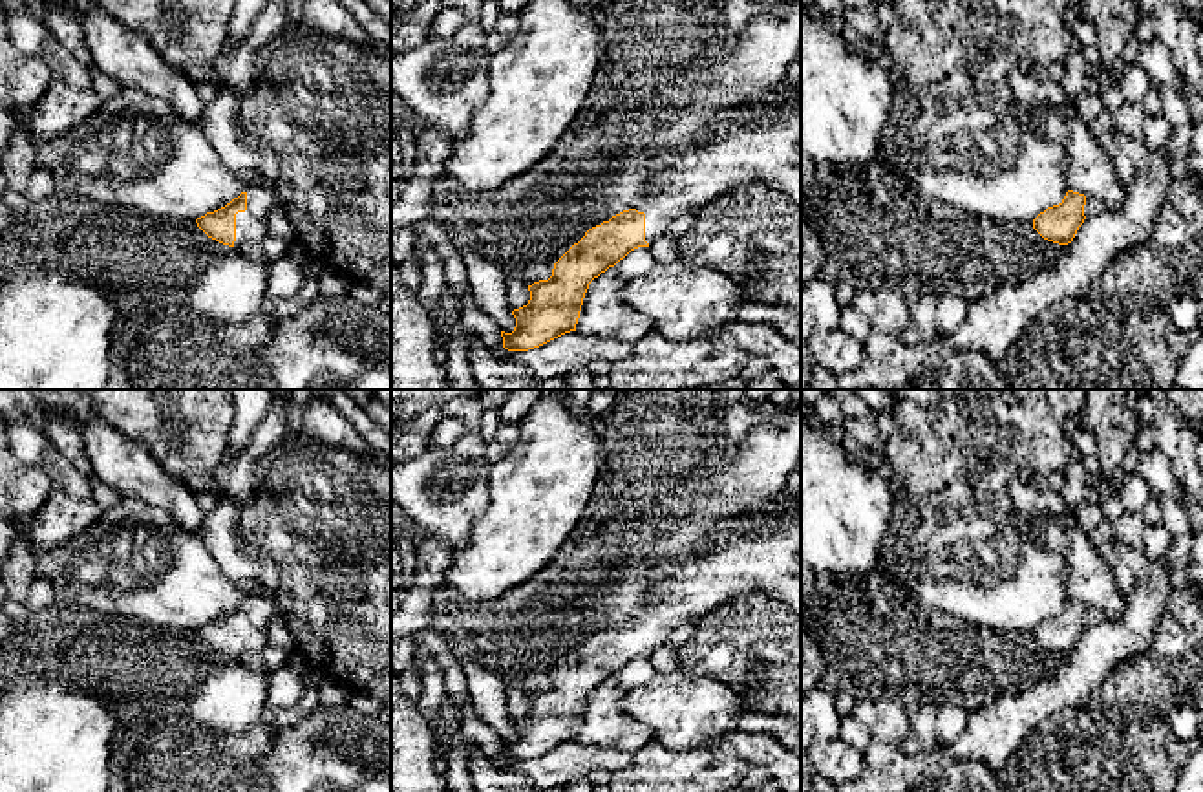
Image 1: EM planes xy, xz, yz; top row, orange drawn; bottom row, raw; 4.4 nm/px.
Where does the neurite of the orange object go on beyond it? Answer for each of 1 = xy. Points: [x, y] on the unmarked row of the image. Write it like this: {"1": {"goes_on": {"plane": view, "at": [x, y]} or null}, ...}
{"1": {"goes_on": {"plane": "xy", "at": [251, 635]}}}

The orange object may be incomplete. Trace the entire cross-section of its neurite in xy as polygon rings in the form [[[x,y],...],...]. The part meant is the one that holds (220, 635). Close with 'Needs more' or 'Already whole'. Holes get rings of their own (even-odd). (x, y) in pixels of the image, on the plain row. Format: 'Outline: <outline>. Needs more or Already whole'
Outline: [[[250,596],[225,616],[197,627],[197,637],[212,649],[234,657],[260,653],[267,644],[267,627],[280,615],[274,598]]]. Needs more

